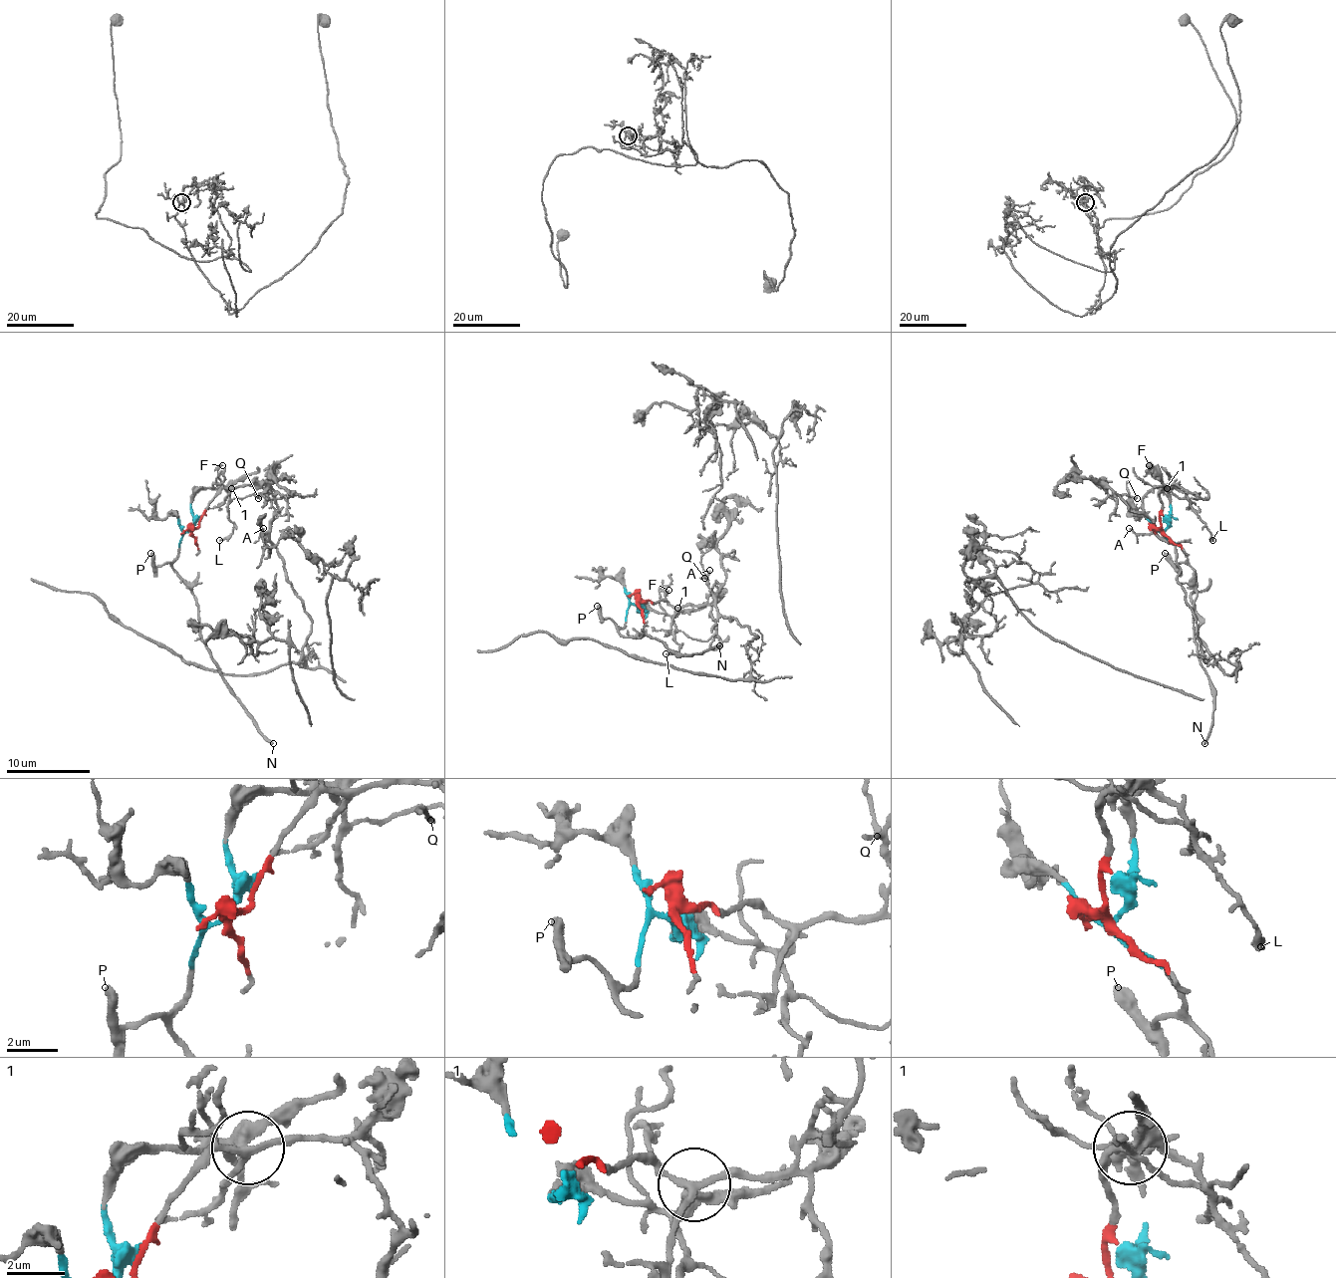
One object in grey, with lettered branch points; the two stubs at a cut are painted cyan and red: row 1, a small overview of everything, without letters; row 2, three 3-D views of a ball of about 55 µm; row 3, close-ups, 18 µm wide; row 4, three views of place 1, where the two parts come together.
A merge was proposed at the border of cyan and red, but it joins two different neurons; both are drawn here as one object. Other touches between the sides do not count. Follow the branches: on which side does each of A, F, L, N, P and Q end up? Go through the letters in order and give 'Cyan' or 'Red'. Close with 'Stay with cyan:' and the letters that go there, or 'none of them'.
A: Red
F: Red
L: Cyan
N: Cyan
P: Cyan
Q: Red
Stay with cyan: L, N, P

